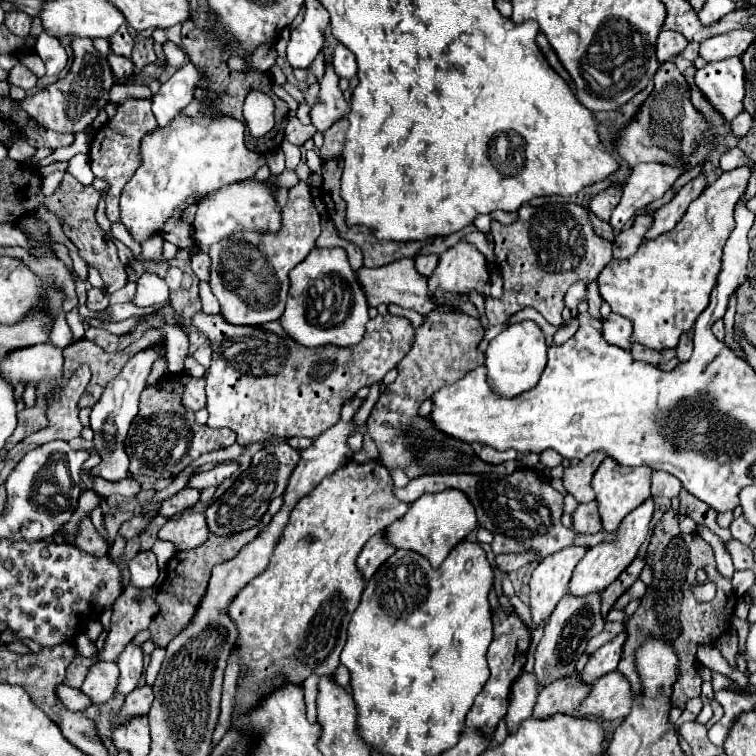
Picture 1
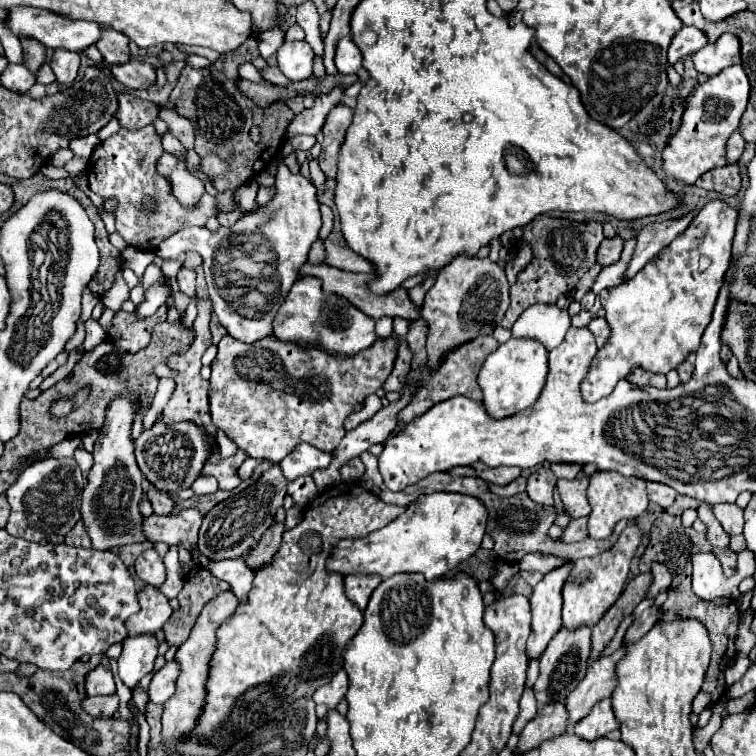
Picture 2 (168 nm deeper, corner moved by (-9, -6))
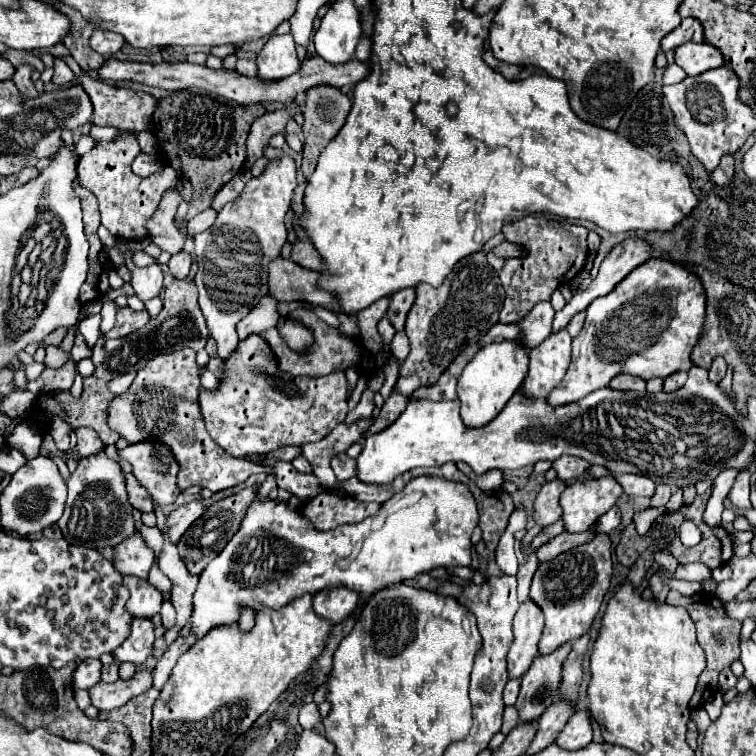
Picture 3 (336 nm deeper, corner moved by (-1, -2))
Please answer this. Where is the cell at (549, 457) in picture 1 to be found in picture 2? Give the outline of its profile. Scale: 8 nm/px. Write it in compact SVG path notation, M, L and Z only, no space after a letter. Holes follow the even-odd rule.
M552 464L550 470L556 474L556 478L576 478L582 466L580 464Z

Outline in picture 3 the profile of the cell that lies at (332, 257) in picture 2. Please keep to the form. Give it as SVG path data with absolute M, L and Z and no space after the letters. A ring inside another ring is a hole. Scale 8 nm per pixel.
M300 240L294 244L294 252L292 252L292 260L304 268L310 270L324 270L326 262L320 256L320 252L314 248L314 244L310 240Z

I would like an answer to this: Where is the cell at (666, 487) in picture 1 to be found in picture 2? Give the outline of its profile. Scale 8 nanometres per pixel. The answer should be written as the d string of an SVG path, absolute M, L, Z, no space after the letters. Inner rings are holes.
M648 482L646 490L648 490L648 494L650 494L650 496L648 496L648 498L650 498L650 502L660 504L662 508L668 508L668 506L674 502L674 498L676 498L676 492L674 492L672 488L668 488L666 484Z

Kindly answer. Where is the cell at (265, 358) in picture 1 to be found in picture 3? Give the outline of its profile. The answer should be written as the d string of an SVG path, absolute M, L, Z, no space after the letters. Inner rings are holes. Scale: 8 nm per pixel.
M250 334L242 340L236 350L224 360L224 378L220 378L216 390L200 390L200 408L206 422L206 430L228 454L264 454L280 446L302 446L308 442L318 442L330 434L338 424L344 422L348 414L346 404L348 380L344 370L332 372L328 376L292 376L280 370L276 356L272 354L268 342L260 334Z

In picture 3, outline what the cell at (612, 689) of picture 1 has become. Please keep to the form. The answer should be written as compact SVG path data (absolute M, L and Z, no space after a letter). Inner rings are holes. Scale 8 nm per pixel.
M578 710L568 724L564 726L564 730L560 732L556 744L566 748L566 750L576 750L576 748L584 748L592 742L592 716L588 710Z

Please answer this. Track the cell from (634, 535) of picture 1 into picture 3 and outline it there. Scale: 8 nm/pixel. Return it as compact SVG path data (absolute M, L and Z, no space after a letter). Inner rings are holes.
M596 534L590 542L576 546L560 556L556 556L552 562L544 562L538 566L530 596L532 600L544 610L546 626L544 634L540 638L540 652L552 652L564 642L580 638L584 632L590 630L602 600L610 588L612 578L612 552L610 552L610 536L608 534Z

